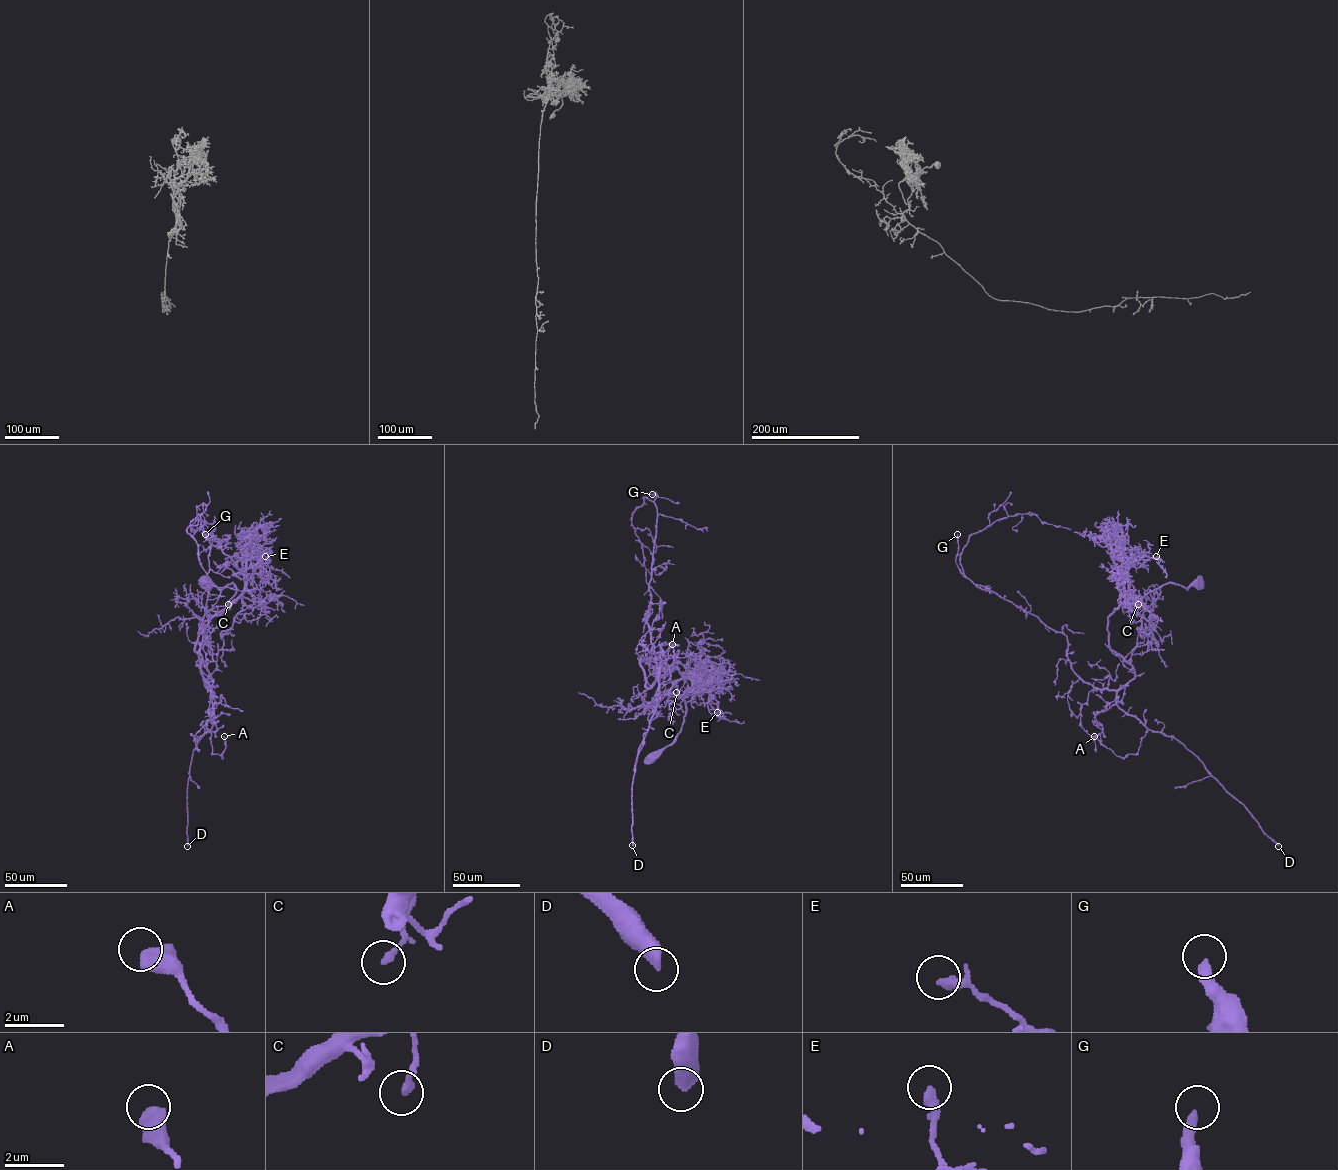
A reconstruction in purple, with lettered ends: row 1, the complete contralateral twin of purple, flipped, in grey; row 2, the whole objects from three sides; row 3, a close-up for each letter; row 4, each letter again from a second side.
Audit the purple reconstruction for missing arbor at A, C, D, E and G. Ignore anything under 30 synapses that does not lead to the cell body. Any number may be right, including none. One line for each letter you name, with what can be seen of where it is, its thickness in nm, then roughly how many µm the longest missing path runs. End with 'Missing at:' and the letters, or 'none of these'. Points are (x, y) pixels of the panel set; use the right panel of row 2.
D: (1278, 846) | 550 nm | 600 µm
G: (957, 534) | 320 nm | 50 µm
Missing at: D, G

